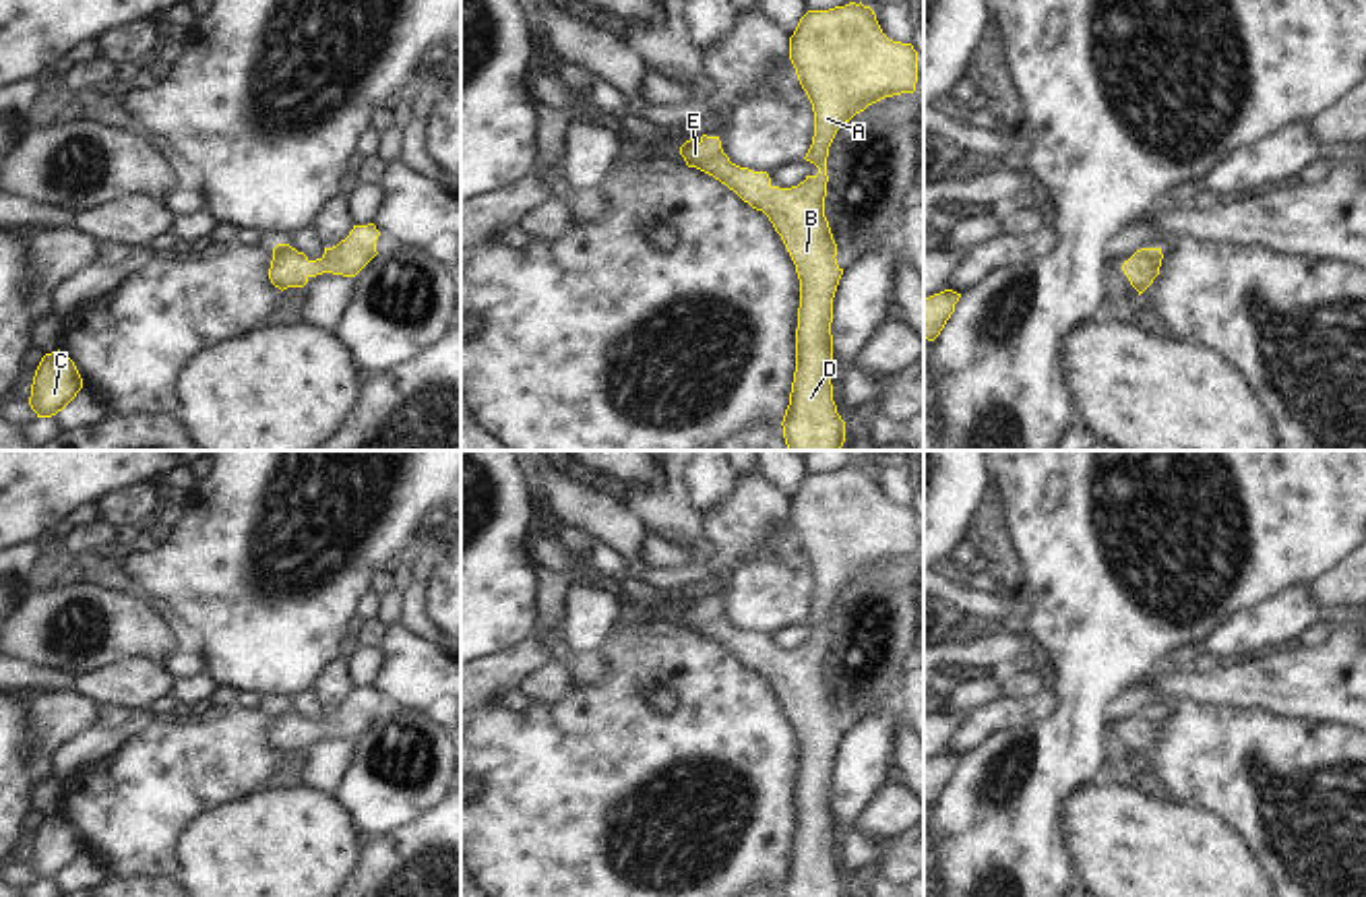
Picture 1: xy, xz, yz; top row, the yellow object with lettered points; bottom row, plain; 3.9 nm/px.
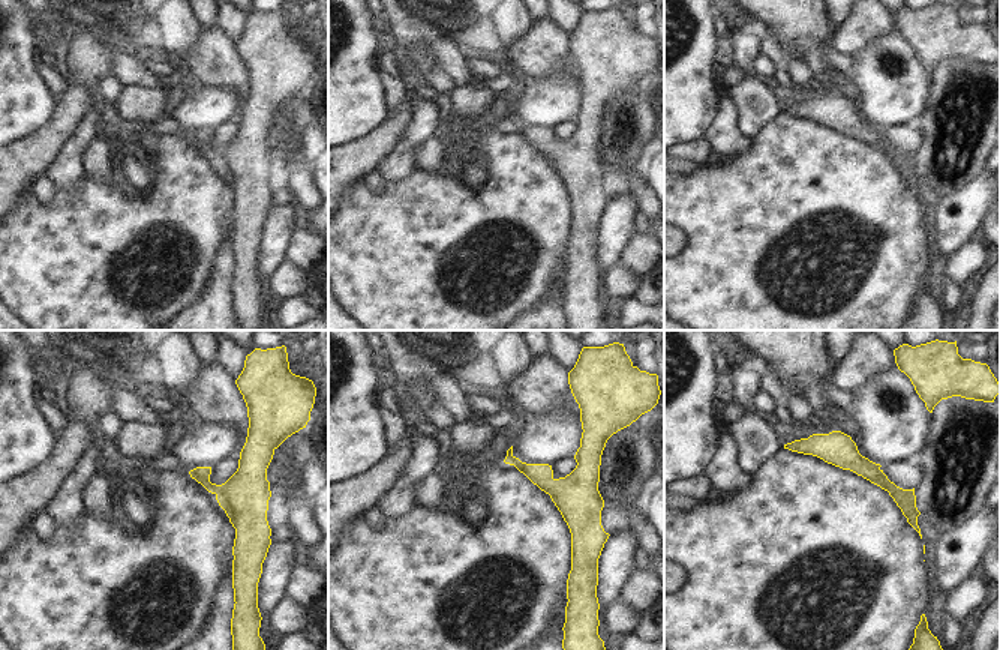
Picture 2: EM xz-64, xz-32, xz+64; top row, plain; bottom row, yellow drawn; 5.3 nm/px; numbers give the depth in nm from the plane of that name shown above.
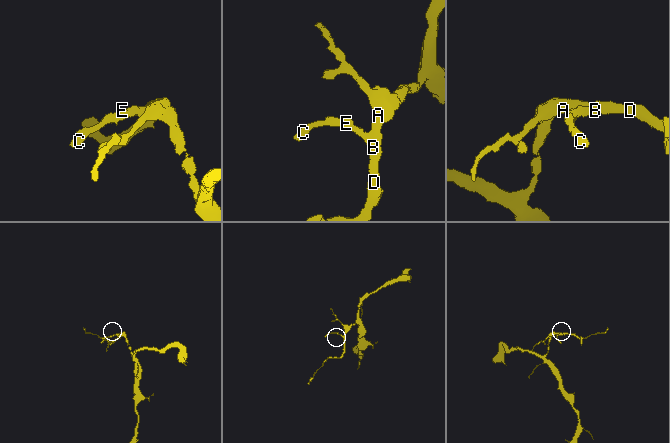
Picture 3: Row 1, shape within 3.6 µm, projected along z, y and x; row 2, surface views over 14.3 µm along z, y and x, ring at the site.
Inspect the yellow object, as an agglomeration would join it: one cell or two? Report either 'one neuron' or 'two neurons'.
one neuron

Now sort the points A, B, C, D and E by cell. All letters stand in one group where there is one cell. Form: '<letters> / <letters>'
A B C D E

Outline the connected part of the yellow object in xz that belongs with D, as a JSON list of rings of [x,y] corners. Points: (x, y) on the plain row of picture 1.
[[[849,465],[829,473],[808,473],[789,500],[789,523],[798,544],[806,554],[814,575],[814,599],[806,624],[818,630],[816,639],[791,651],[771,647],[767,635],[752,635],[729,624],[721,612],[719,599],[703,597],[701,604],[686,604],[680,610],[688,630],[696,630],[729,653],[734,653],[752,672],[763,674],[781,699],[800,742],[800,771],[796,792],[796,835],[789,856],[789,868],[783,878],[783,897],[845,897],[845,885],[833,864],[833,761],[843,738],[837,728],[837,707],[825,680],[827,659],[827,620],[837,593],[868,568],[913,556],[918,546],[918,515],[911,506],[889,502],[870,469]]]

